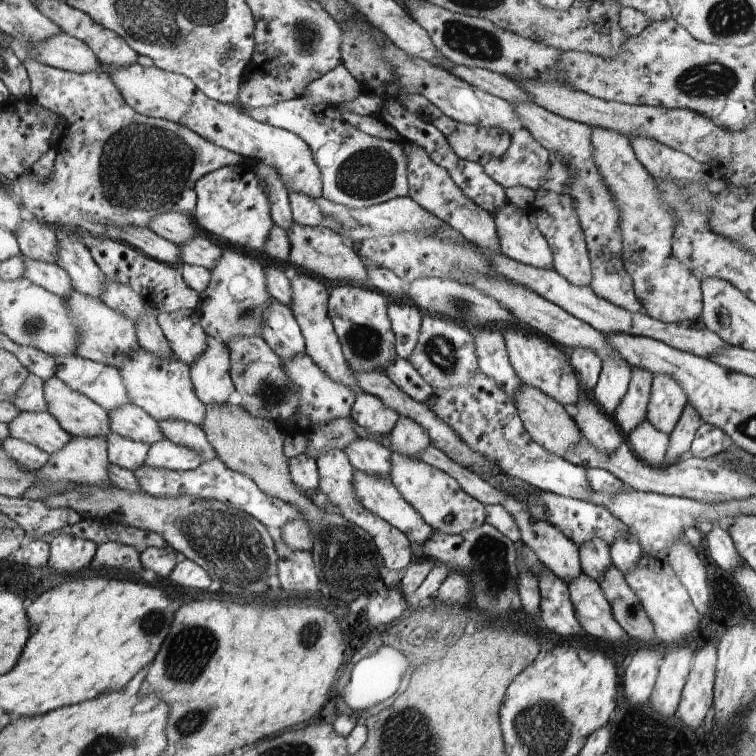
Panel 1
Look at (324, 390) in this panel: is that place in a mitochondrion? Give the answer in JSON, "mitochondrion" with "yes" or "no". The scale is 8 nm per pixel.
{"mitochondrion":"no"}

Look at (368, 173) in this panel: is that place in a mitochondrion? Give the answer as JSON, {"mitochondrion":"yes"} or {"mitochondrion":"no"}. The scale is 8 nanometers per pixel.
{"mitochondrion":"yes"}

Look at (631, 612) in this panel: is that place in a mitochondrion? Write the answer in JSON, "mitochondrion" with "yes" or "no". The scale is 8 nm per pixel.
{"mitochondrion":"yes"}

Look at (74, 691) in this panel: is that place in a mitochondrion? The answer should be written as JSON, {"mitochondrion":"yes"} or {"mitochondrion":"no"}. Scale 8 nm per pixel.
{"mitochondrion":"no"}

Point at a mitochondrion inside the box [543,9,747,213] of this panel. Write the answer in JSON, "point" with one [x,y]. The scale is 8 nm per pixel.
{"point":[710,80]}

